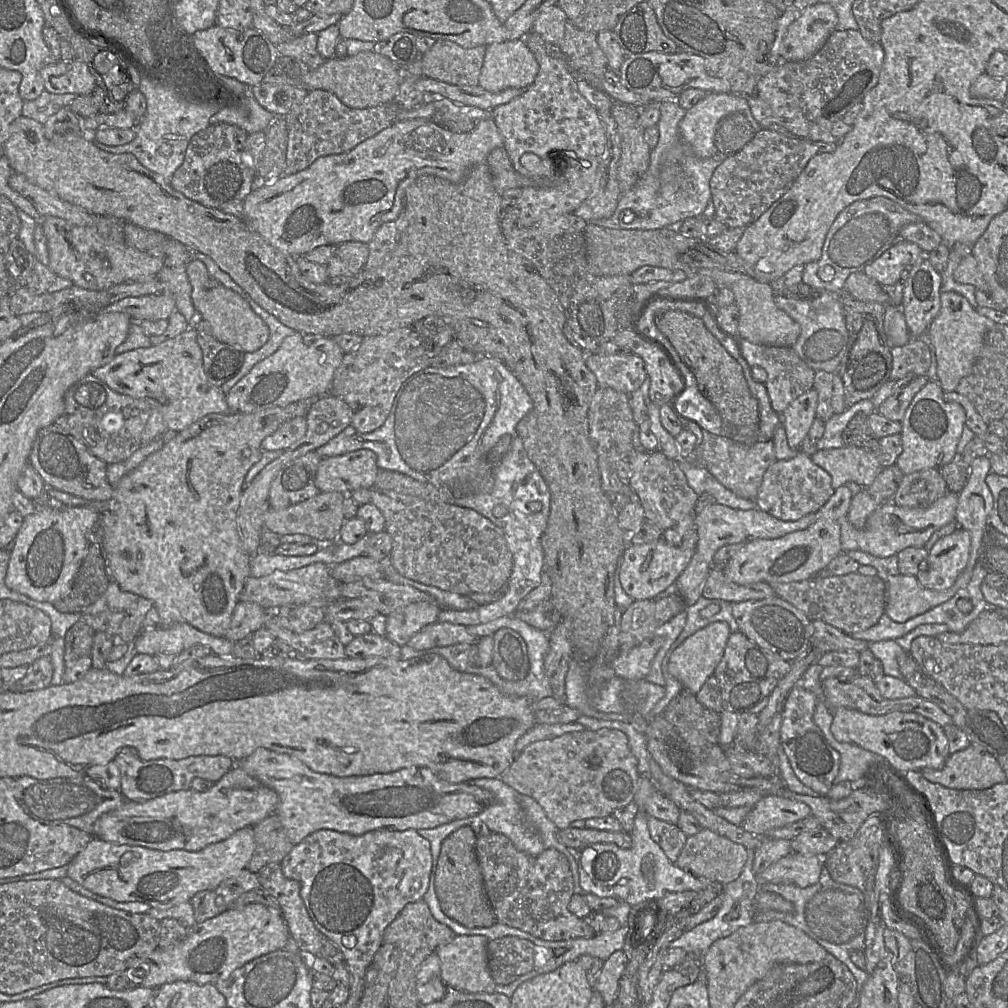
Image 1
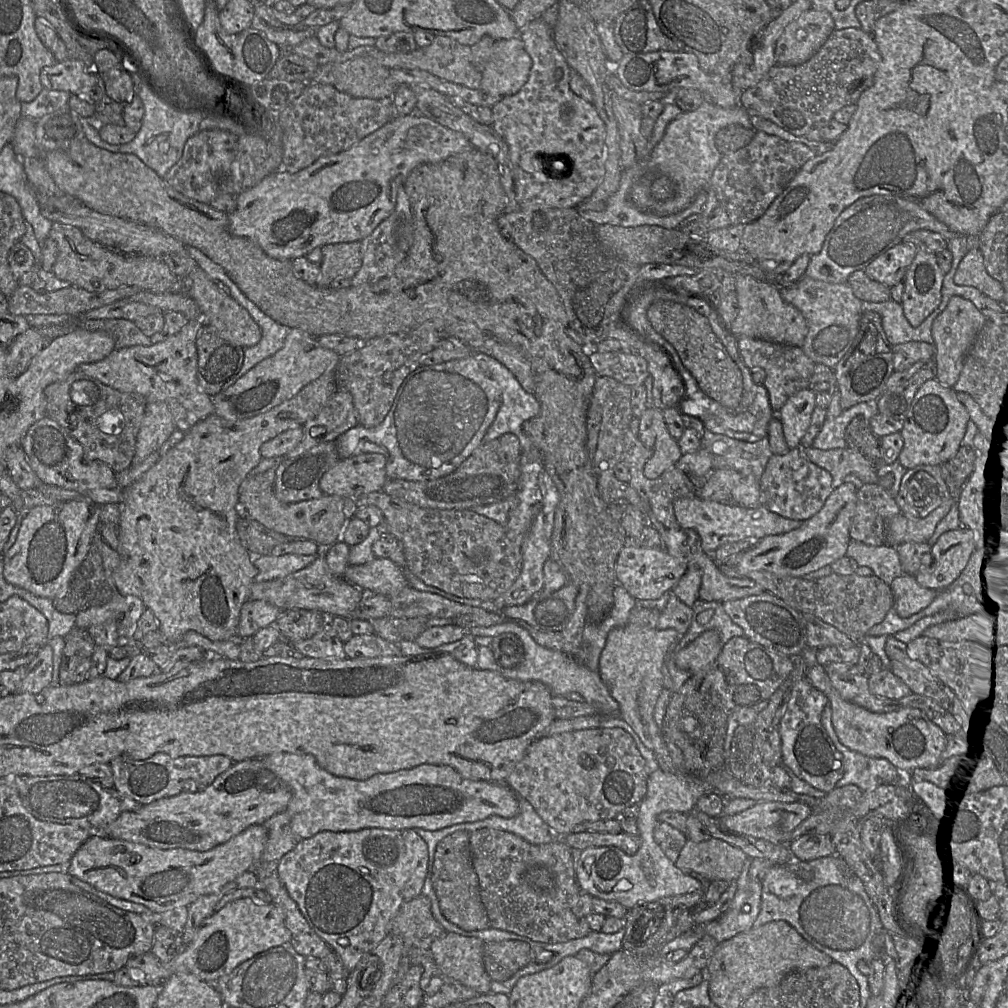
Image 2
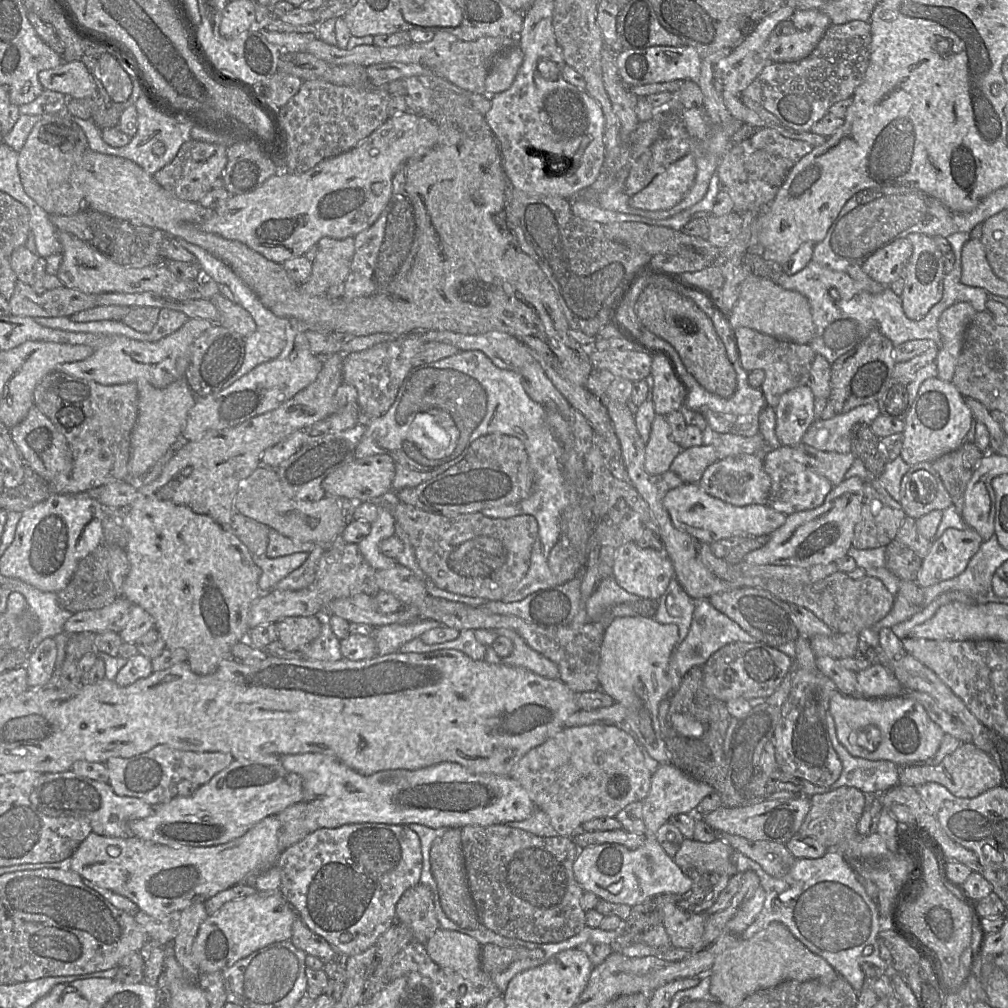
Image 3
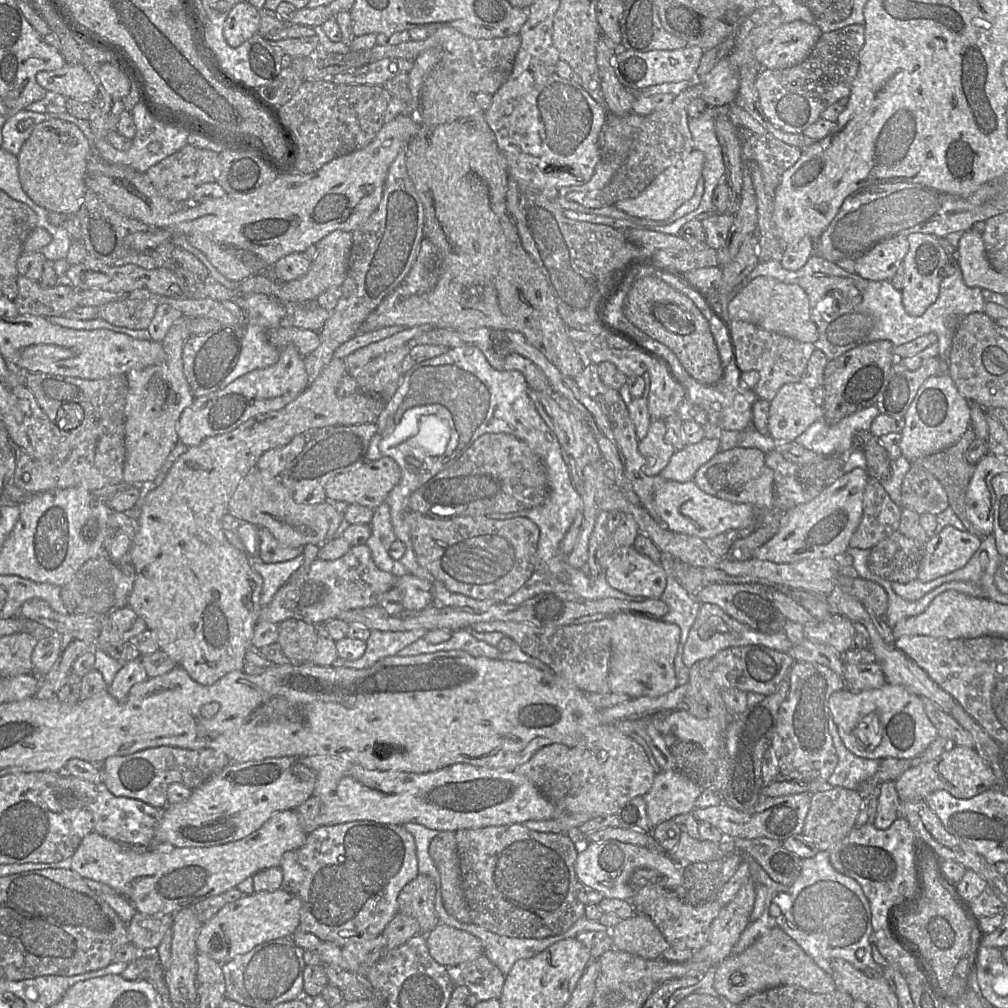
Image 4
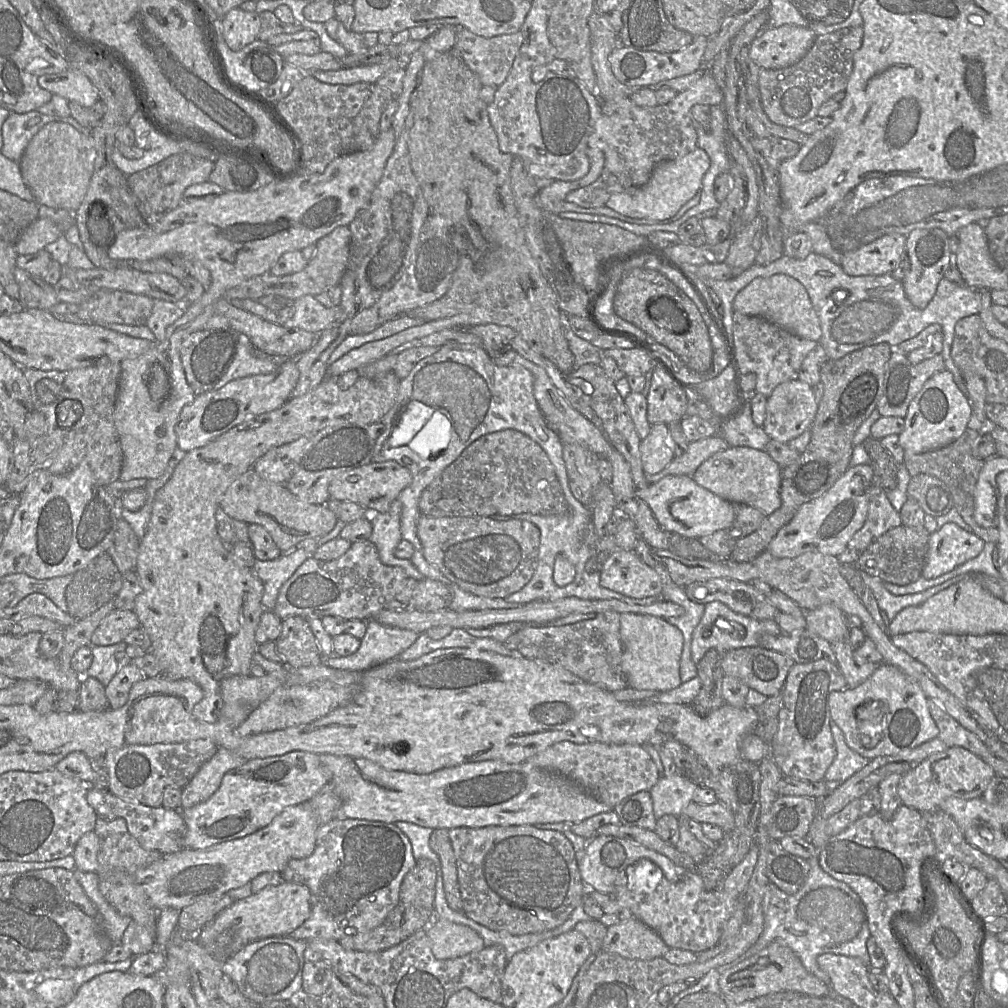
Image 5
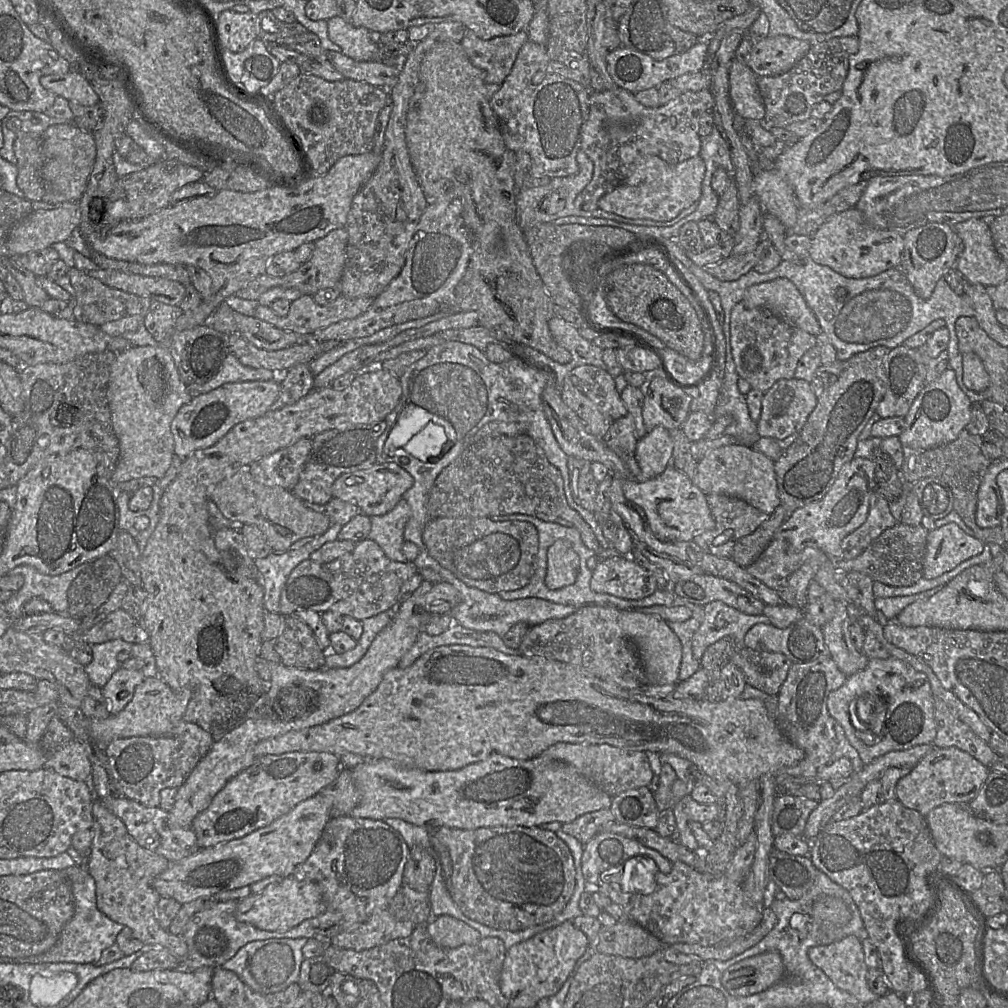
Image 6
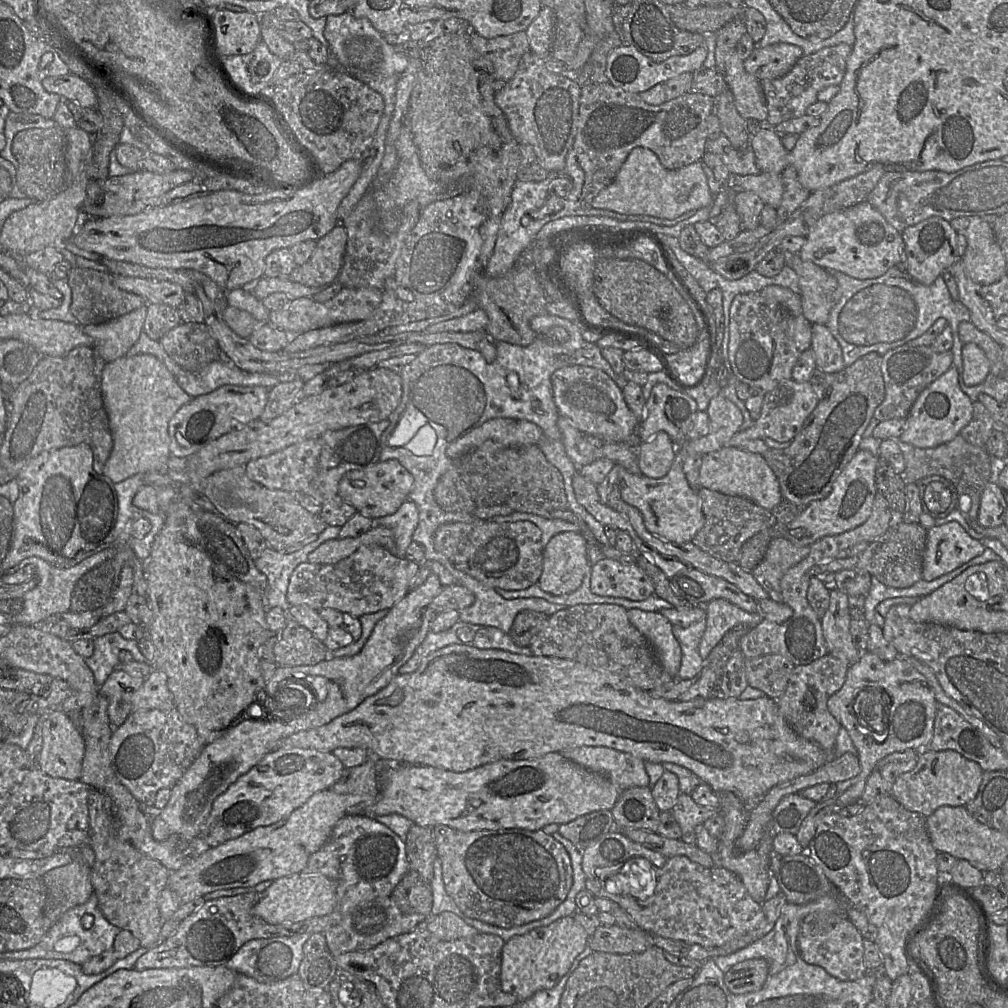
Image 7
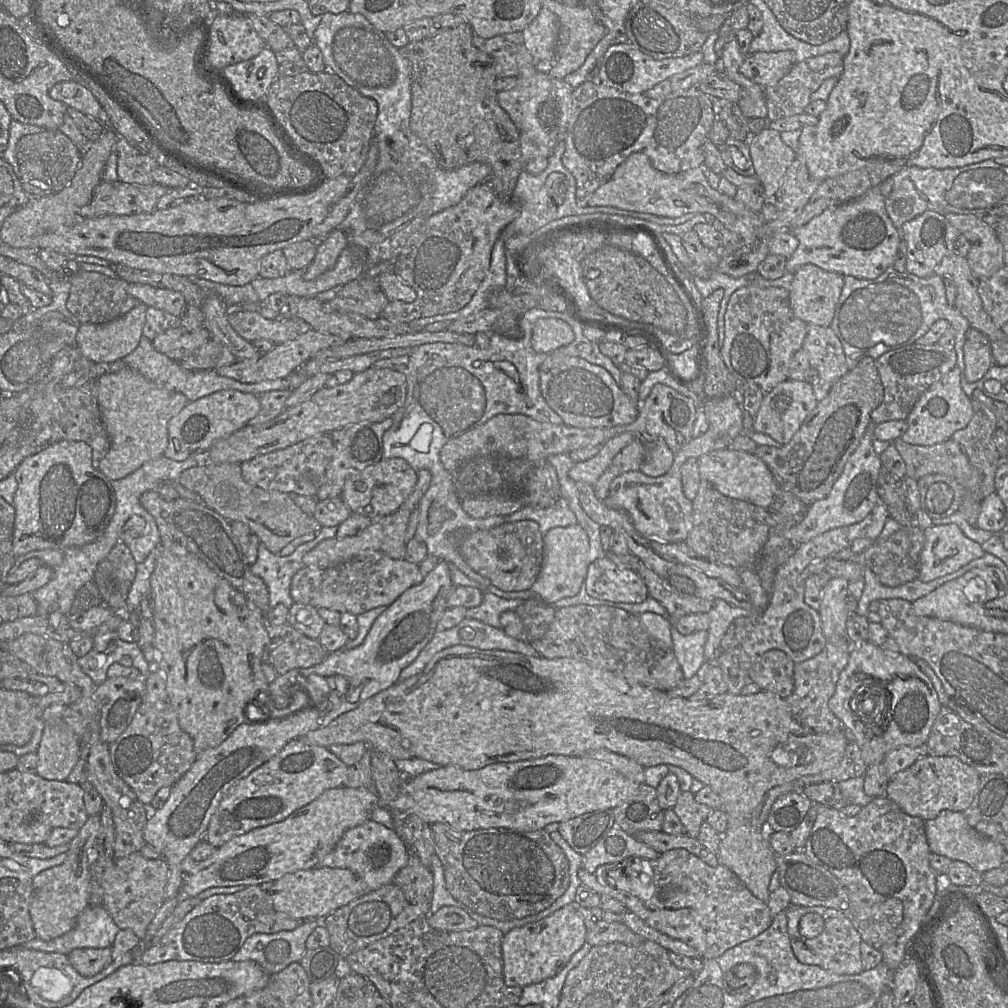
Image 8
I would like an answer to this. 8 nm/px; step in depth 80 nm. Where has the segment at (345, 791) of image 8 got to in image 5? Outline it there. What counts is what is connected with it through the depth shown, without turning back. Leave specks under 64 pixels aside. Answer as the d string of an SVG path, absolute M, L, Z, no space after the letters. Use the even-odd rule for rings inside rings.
M309 801L285 808L272 822L243 838L226 841L205 849L184 848L140 869L135 882L141 886L150 904L157 910L182 910L203 897L226 894L251 882L265 872L282 873L292 859L310 856L320 825Z

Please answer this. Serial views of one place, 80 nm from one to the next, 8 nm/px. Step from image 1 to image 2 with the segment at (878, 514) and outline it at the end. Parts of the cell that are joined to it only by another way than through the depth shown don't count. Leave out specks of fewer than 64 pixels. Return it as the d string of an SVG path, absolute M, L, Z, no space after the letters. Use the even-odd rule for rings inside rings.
M950 498L924 518L908 517L902 512L894 516L886 527L886 544L897 547L905 542L928 542L938 523L957 501Z

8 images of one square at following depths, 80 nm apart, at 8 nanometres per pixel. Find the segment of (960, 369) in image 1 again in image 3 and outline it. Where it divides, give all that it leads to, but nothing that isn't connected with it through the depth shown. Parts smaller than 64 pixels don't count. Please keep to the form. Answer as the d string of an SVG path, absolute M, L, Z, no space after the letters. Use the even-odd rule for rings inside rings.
M958 302L939 317L938 331L941 345L935 359L937 378L951 382L964 341L964 333L975 316L975 309L967 302Z

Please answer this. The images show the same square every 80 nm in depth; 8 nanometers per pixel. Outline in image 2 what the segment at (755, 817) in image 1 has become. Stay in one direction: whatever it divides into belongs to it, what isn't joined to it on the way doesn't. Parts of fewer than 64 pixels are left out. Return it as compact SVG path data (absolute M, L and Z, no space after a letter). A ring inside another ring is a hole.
M758 801L754 806L743 812L732 816L720 816L719 820L721 825L730 832L767 840L771 843L788 844L790 841L794 840L791 839L791 833L801 822L808 818L811 813L812 809L804 803Z

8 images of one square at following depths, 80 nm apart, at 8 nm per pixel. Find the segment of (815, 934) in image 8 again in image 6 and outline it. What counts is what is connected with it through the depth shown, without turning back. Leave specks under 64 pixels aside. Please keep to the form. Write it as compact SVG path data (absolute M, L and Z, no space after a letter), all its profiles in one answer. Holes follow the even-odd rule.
M854 935L808 950L811 962L819 967L841 990L868 1004L879 998L867 983L868 967L865 963L862 940Z

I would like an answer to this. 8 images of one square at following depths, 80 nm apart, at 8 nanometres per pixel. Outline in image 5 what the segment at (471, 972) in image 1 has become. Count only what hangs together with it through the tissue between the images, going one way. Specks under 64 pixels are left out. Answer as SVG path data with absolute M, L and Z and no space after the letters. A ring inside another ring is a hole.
M438 919L427 926L431 950L439 960L454 959L485 947L482 937L473 929L449 920Z

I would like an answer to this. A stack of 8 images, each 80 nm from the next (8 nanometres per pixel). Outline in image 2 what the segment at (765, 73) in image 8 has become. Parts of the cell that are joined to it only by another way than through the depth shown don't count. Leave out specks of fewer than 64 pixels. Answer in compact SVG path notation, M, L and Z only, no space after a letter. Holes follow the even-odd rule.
M814 8L789 23L776 43L776 63L796 65L809 60L835 30L833 17Z

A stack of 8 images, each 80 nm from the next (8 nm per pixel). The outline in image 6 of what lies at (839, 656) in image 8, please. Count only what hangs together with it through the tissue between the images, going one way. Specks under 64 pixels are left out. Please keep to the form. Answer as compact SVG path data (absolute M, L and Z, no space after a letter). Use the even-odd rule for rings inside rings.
M831 656L791 666L778 693L776 722L783 736L802 749L805 757L796 766L785 769L777 776L813 777L820 768L831 763L837 746L836 721L829 714L827 700L830 692L839 689L846 679L847 676L840 671Z

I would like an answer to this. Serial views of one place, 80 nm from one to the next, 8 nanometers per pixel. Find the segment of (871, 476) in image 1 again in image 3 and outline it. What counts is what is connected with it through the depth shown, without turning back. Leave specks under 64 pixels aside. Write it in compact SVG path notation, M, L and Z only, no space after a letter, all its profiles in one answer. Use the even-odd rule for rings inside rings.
M799 443L793 447L793 458L815 473L827 478L833 486L845 479L845 474L856 456L852 453L826 452Z

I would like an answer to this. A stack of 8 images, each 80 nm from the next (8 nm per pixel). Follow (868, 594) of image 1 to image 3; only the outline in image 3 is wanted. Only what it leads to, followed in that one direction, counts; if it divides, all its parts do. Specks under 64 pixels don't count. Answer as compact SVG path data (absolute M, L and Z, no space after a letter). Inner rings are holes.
M699 542L697 551L704 566L714 575L741 587L759 587L789 604L802 606L814 613L833 632L859 634L864 629L871 629L891 611L895 596L889 592L883 582L875 577L865 576L852 579L844 572L834 574L814 583L804 584L786 582L776 578L746 576L740 569L733 569L725 558L718 558L710 549L710 544Z

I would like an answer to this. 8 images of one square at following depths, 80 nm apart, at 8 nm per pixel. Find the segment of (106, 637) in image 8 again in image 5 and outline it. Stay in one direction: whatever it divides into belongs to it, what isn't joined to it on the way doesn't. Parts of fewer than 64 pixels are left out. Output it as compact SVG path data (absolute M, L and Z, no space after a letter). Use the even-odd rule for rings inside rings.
M124 642L109 646L91 646L92 664L83 677L96 678L106 687L119 669L123 667L116 660L115 653L125 651L126 647Z

